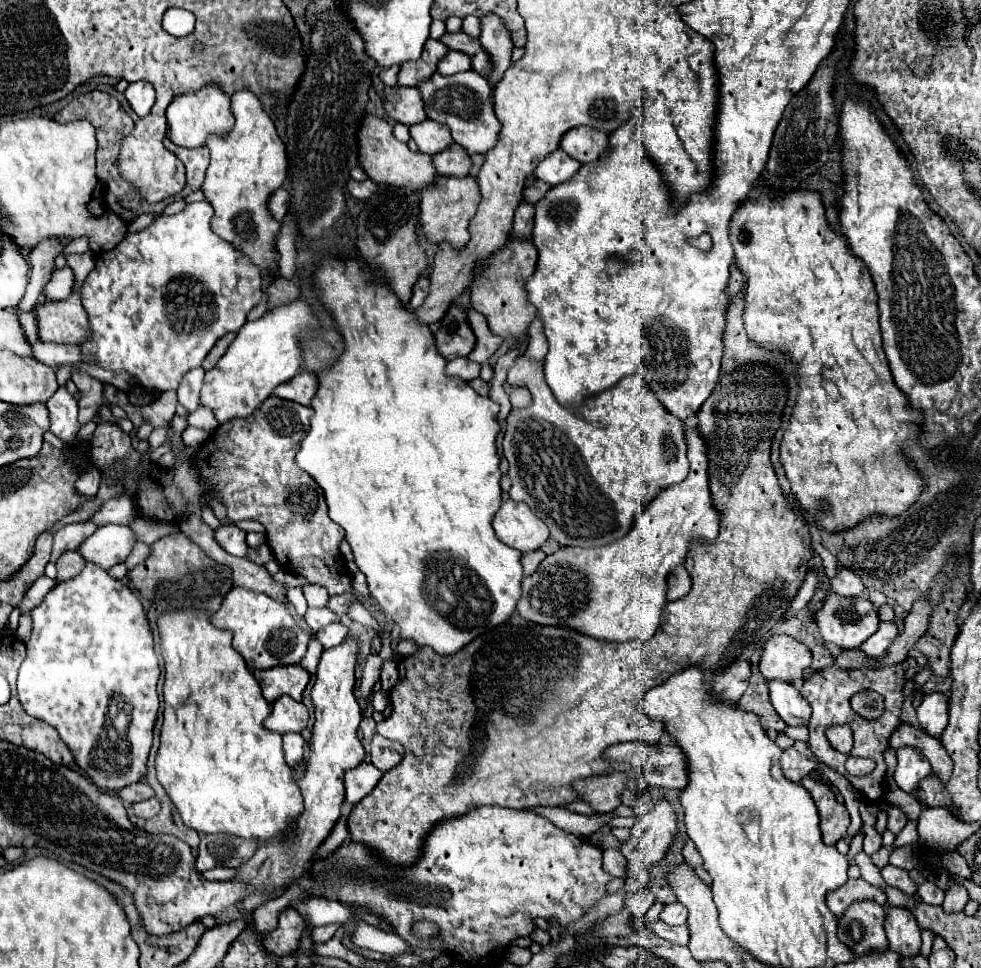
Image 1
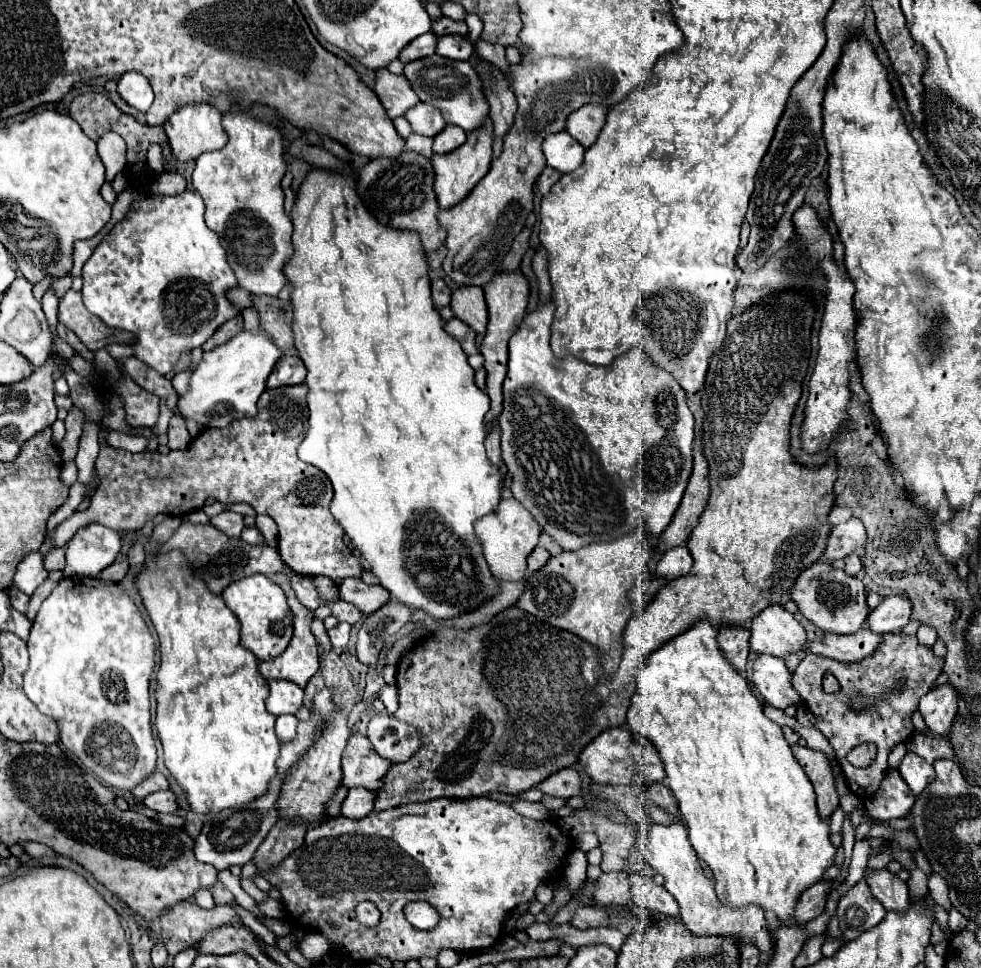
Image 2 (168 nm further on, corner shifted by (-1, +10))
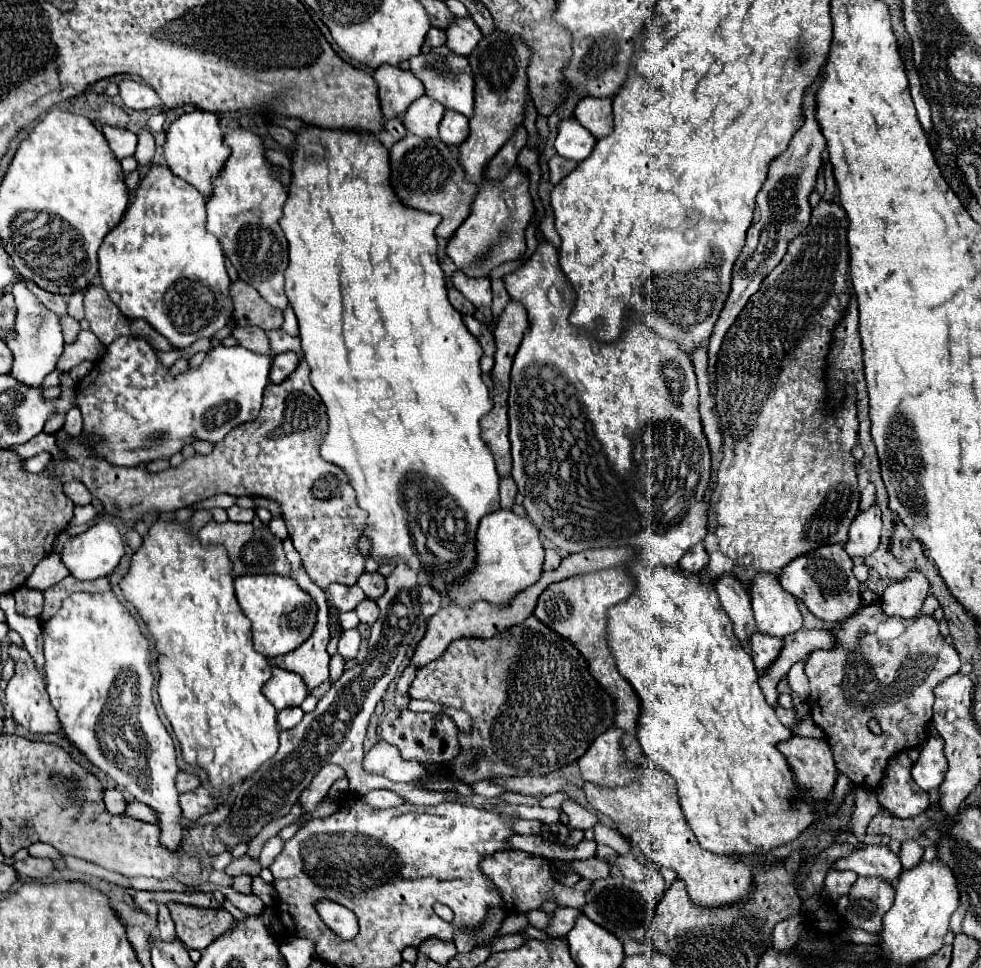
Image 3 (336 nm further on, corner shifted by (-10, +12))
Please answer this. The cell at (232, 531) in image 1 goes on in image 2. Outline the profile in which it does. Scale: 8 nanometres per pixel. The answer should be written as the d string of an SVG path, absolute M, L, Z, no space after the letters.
M224 510L222 514L214 516L210 520L218 530L222 530L228 538L240 538L242 530L244 530L244 518L240 514L234 514L234 512L228 512Z

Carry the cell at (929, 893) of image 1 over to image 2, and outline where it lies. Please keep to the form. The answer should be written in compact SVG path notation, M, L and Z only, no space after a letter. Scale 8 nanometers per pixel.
M932 874L928 878L928 894L940 904L944 906L946 910L950 910L950 898L948 898L948 886L946 882L942 882L942 876L938 874Z

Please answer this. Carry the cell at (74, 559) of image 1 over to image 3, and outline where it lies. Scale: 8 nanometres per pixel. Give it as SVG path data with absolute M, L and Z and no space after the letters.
M53 552L51 556L43 558L37 568L33 570L33 574L29 576L29 580L25 582L27 588L31 590L39 590L45 592L47 588L55 586L57 582L61 582L65 576L69 576L67 568L63 568L63 562L59 560L59 556Z

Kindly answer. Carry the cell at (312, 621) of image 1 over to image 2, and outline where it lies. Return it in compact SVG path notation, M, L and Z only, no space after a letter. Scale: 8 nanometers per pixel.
M342 600L328 602L326 606L332 610L332 616L336 616L336 618L338 618L338 620L342 620L342 622L354 624L356 620L360 620L360 618L362 618L362 614L356 610L356 606L350 606L348 602L342 602Z

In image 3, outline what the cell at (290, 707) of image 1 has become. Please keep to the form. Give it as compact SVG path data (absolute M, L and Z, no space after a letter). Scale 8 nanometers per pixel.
M277 666L271 668L271 680L267 680L261 690L277 710L299 706L309 694L303 684L303 678L299 678L295 672L287 672Z

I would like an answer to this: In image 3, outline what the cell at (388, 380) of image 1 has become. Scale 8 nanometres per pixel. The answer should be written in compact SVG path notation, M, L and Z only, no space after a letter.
M303 124L299 128L299 132L295 132L295 142L293 142L293 148L291 148L291 186L289 186L289 198L285 202L285 208L283 208L283 218L279 220L281 228L283 228L283 234L289 242L289 266L285 270L285 294L289 298L289 304L291 308L295 310L297 314L297 320L299 320L299 330L301 330L301 348L303 348L303 356L309 364L309 378L311 378L311 384L315 386L315 390L319 392L319 396L323 398L325 406L327 406L327 414L329 414L329 432L321 444L321 456L333 464L339 464L343 466L343 470L349 474L351 478L351 484L357 492L357 502L363 510L369 512L369 528L365 530L365 536L371 538L373 542L373 558L393 558L393 556L399 556L401 560L405 560L411 568L415 568L419 572L419 582L427 582L431 584L437 592L445 594L445 584L449 580L455 580L459 576L463 576L465 572L471 570L471 566L475 564L475 532L477 532L477 524L479 520L493 512L493 510L499 510L499 474L495 470L495 464L493 464L493 454L491 450L487 448L487 444L481 440L481 428L479 428L479 420L481 416L485 416L487 412L491 412L493 404L491 404L491 396L489 396L489 390L487 386L483 384L481 380L481 368L479 368L479 358L483 356L483 350L479 346L479 342L475 340L475 336L471 336L471 332L465 328L463 324L463 318L461 314L449 304L447 300L447 282L445 282L445 274L439 266L439 260L437 260L437 240L435 240L435 234L433 230L437 228L437 224L441 222L441 216L439 214L431 214L431 212L421 212L421 210L415 210L415 208L409 208L405 206L403 202L399 202L399 198L395 196L393 188L391 188L391 182L389 182L389 176L391 176L391 168L389 168L389 150L377 140L375 134L371 132L357 132L357 130L343 130L343 128L319 128L319 126L311 126L311 124Z

